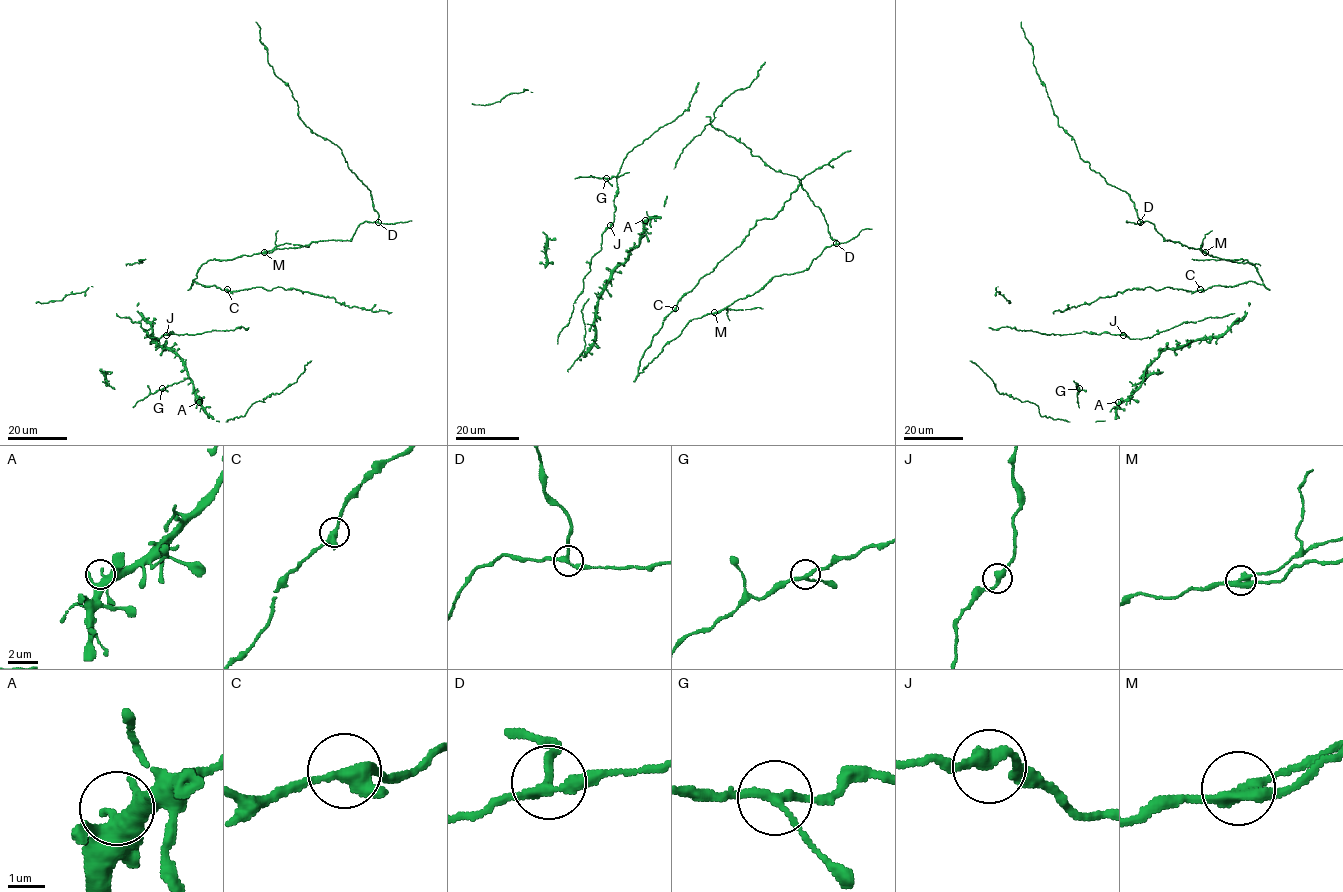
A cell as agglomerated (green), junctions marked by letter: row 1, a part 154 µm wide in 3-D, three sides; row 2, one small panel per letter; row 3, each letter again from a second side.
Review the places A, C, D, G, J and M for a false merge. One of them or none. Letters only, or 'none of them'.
M

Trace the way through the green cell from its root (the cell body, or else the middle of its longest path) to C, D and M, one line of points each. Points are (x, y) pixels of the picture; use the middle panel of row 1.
C: (663, 348), (642, 372), (637, 373), (644, 350), (663, 320), (675, 308)
D: (663, 348), (691, 320), (719, 312), (740, 298), (758, 292), (776, 276), (803, 271), (824, 249), (836, 243)
M: (663, 348), (691, 320), (714, 312)

